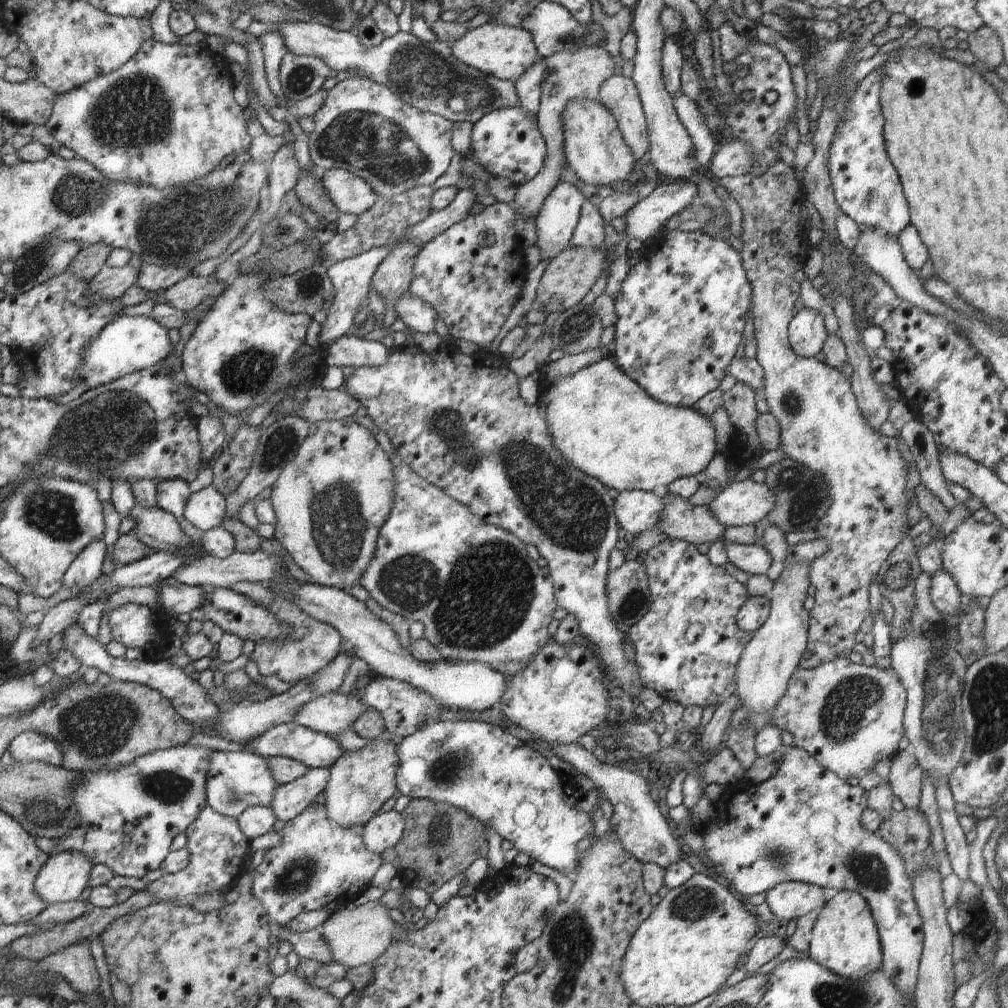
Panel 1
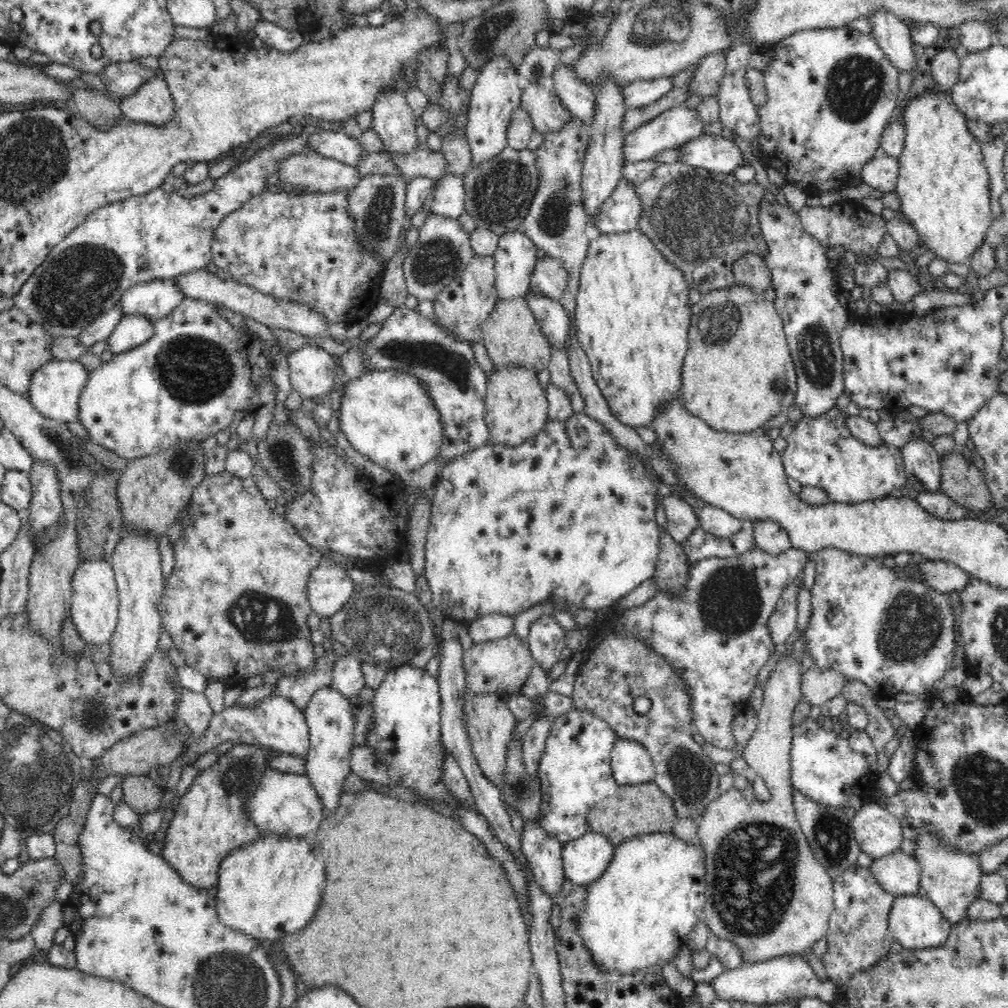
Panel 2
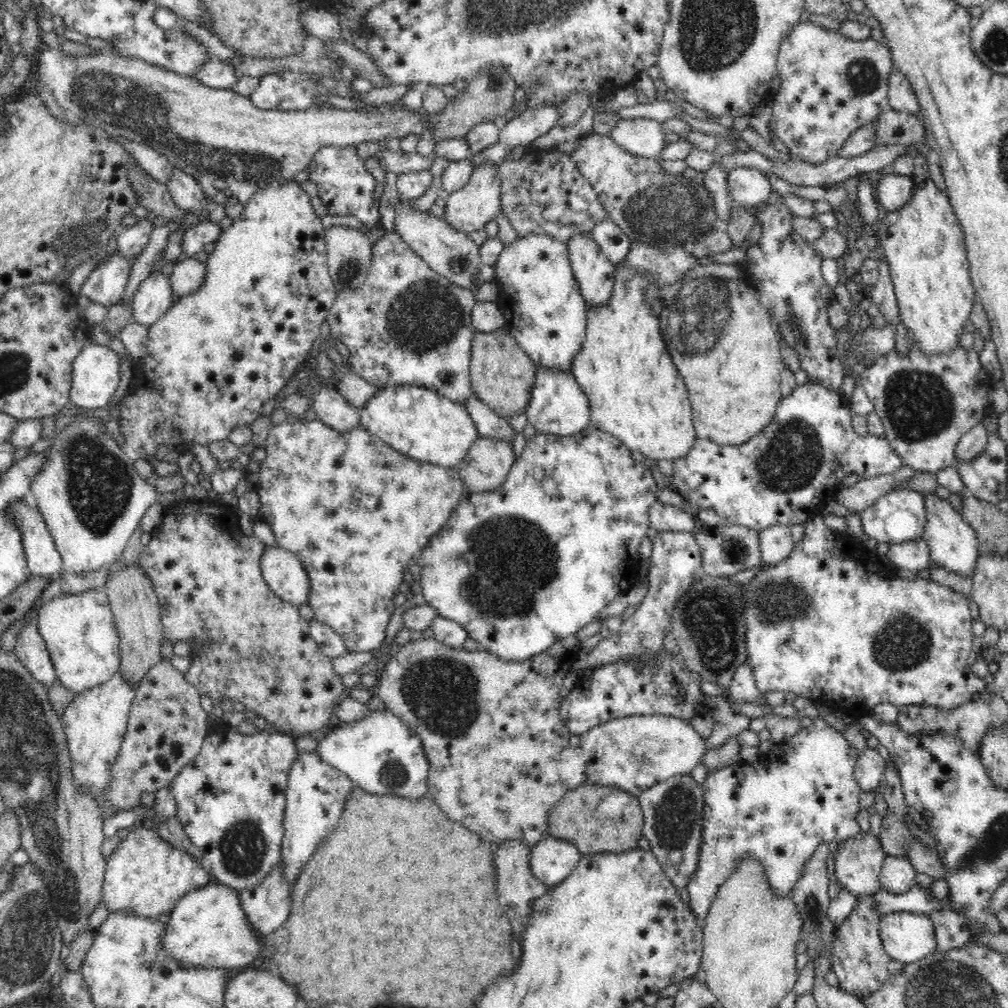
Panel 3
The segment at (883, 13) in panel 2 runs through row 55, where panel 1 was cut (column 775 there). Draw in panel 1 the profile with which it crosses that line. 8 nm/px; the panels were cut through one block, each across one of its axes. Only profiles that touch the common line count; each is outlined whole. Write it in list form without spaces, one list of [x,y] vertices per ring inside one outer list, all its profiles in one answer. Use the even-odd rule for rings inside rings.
[[[783,882],[766,892],[766,904],[779,920],[793,920],[822,910],[830,893],[822,887],[801,882]]]

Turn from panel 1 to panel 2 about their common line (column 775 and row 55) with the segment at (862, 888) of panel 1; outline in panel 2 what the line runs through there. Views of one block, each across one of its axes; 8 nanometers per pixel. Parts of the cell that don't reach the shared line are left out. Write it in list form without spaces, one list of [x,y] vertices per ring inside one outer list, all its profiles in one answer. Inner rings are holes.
[[[842,26],[836,29],[799,31],[774,44],[772,60],[762,73],[767,102],[758,107],[759,145],[768,165],[784,174],[784,179],[807,195],[849,187],[863,166],[879,154],[886,125],[896,108],[900,72],[891,64],[874,36]]]

